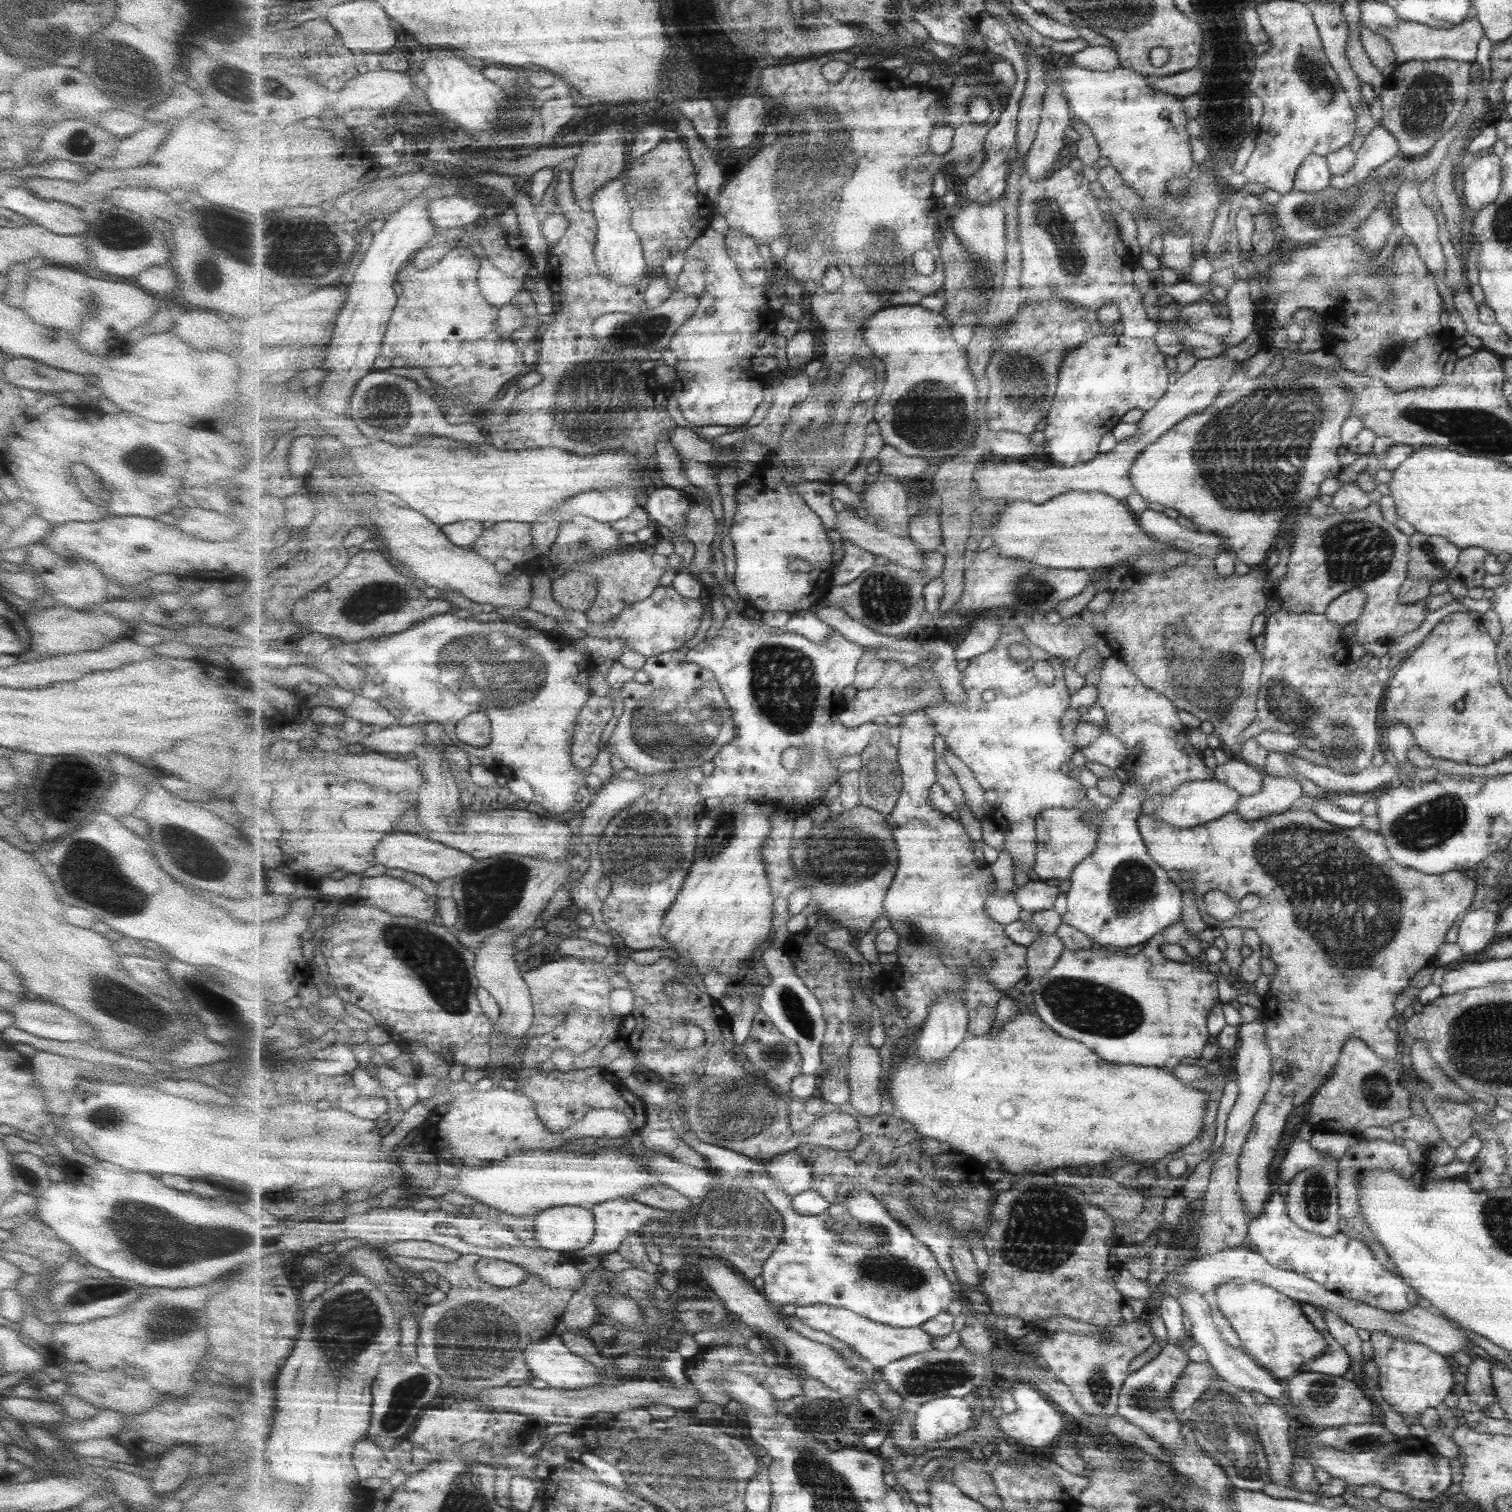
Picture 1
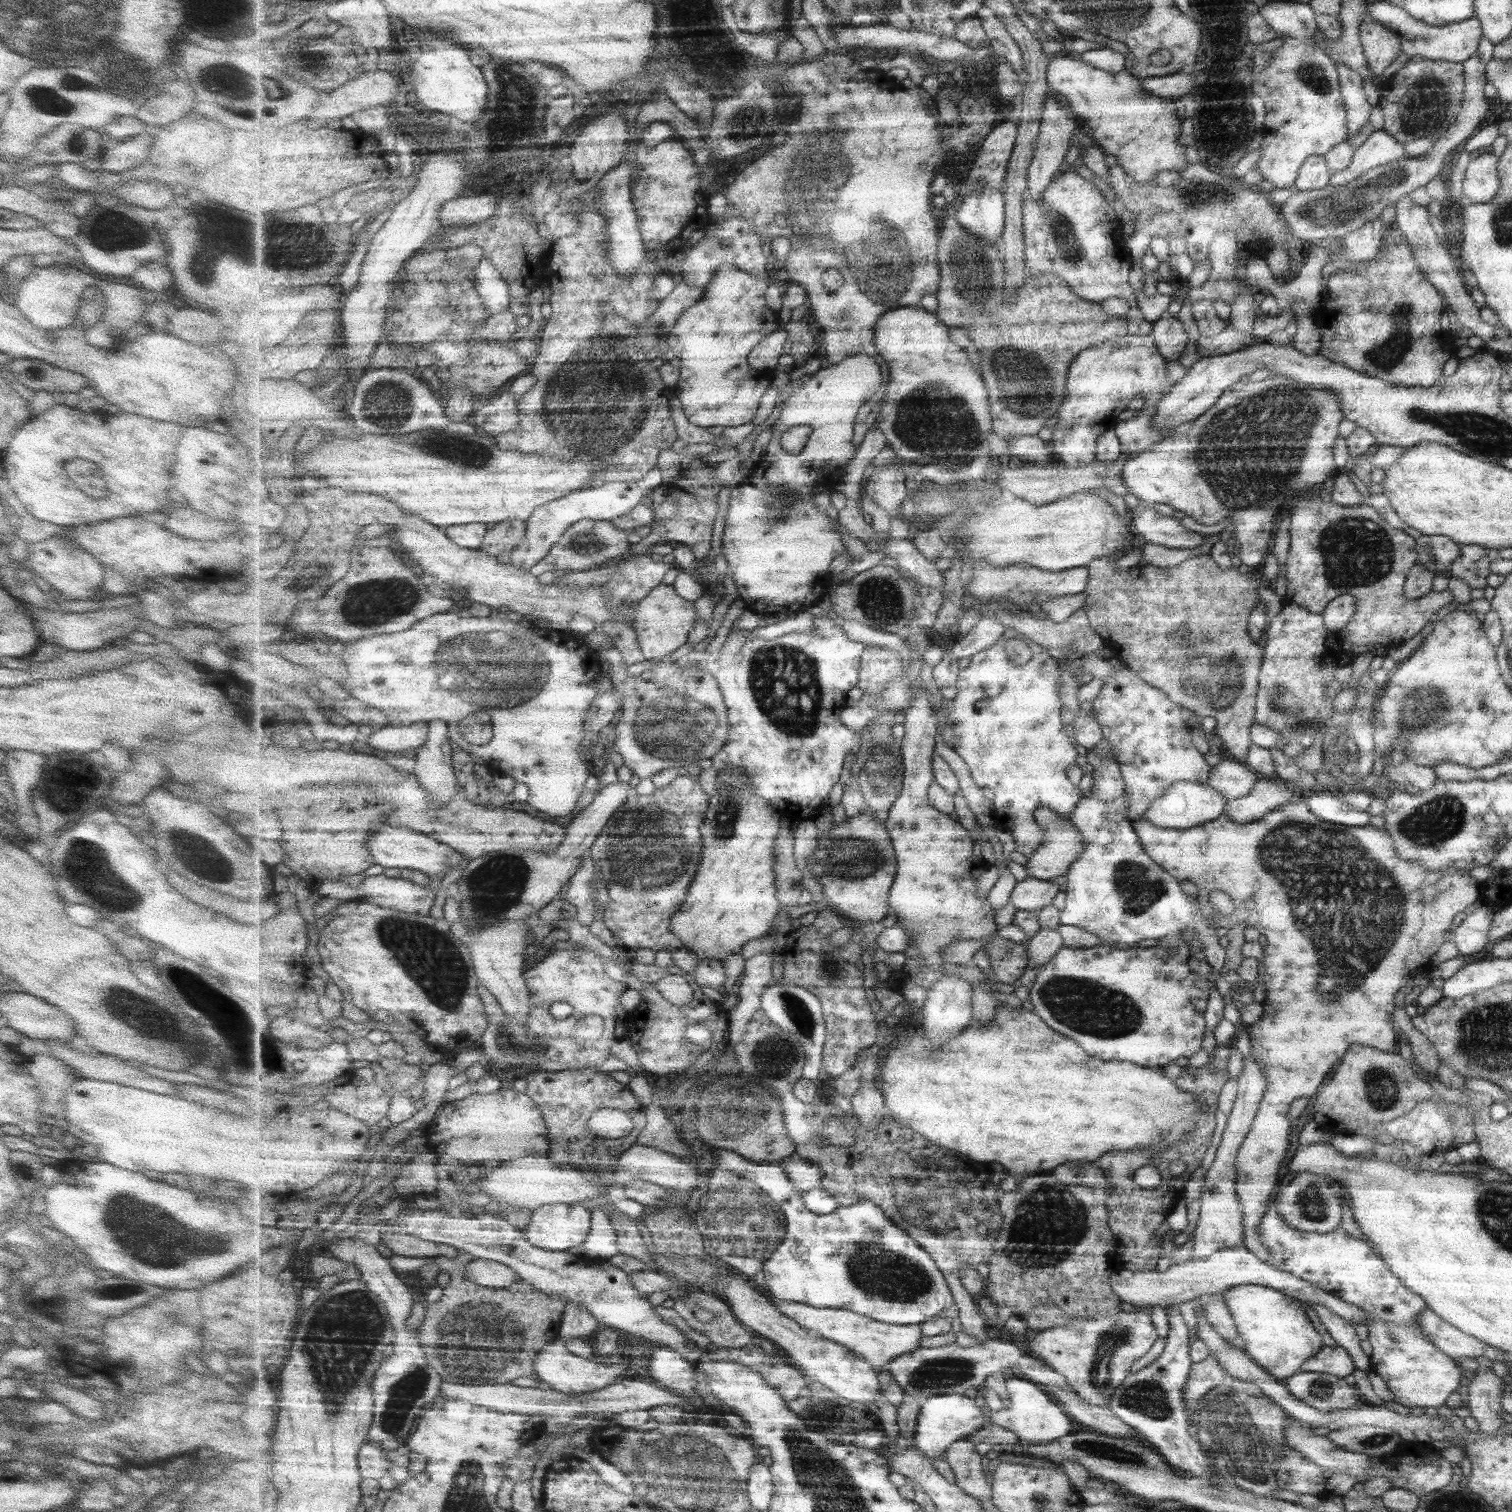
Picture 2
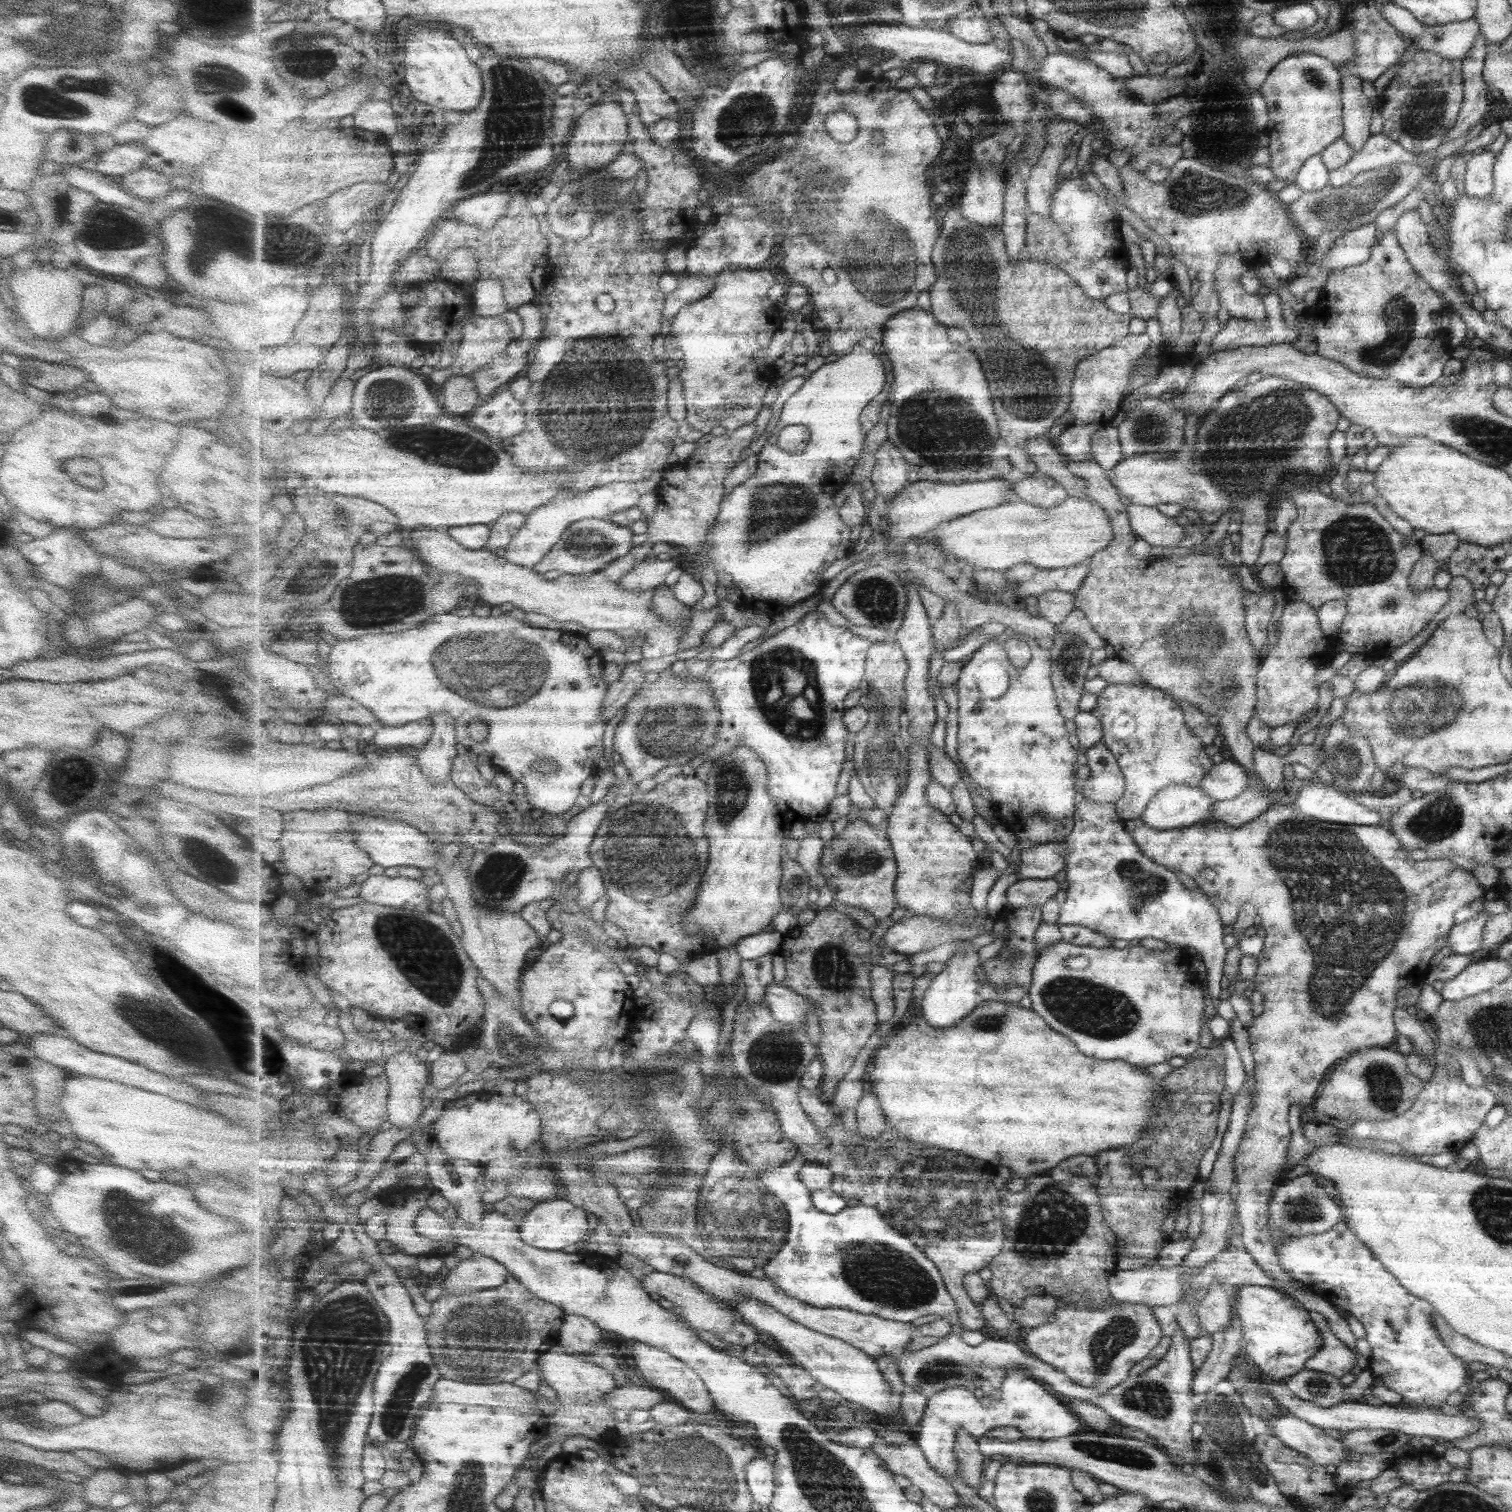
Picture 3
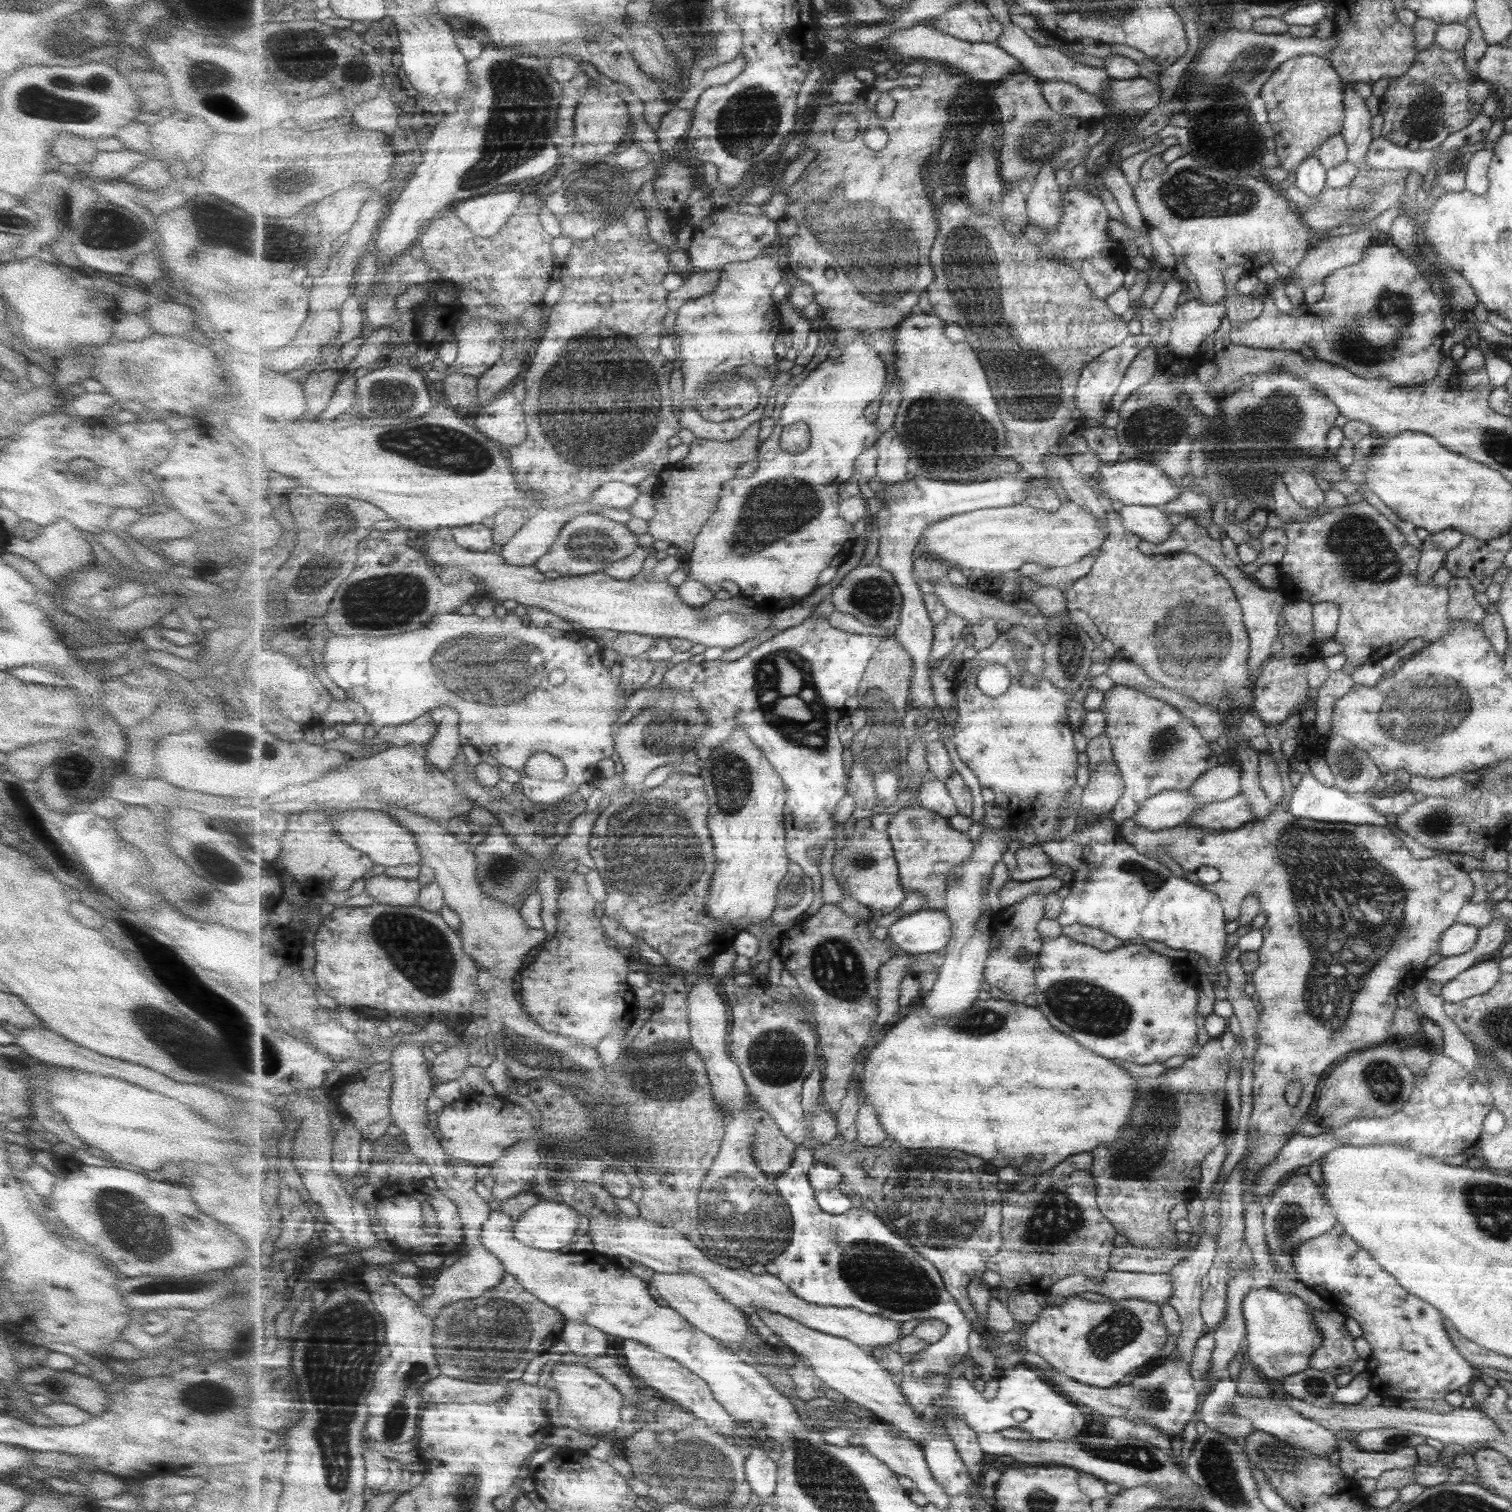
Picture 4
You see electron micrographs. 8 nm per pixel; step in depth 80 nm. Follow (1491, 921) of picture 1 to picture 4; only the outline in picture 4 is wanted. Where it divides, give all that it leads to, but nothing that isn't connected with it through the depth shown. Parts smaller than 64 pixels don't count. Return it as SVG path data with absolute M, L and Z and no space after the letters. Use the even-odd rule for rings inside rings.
M1454 923L1439 937L1438 952L1441 957L1452 957L1463 954L1475 944L1478 929L1467 924Z

